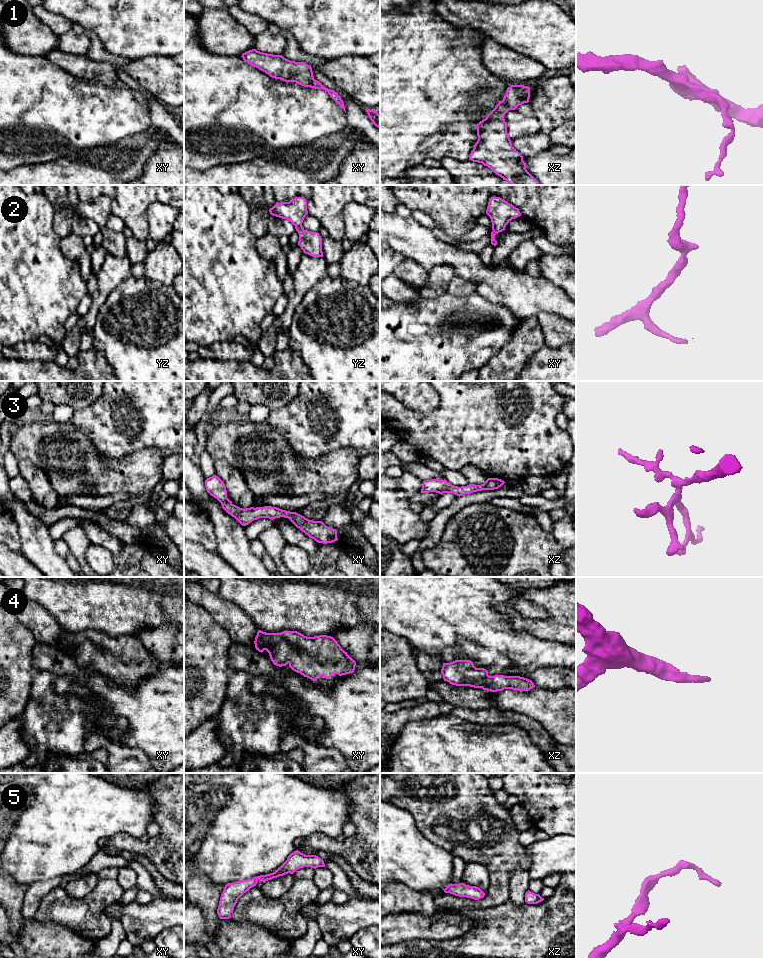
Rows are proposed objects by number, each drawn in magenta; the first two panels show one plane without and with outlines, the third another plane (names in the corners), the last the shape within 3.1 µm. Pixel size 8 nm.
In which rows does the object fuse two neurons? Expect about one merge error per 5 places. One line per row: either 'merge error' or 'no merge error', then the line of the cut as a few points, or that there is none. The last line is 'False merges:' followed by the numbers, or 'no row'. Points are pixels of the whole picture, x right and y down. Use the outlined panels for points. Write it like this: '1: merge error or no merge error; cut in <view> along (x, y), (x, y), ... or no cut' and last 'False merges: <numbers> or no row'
1: no merge error; no cut
2: no merge error; no cut
3: no merge error; no cut
4: no merge error; no cut
5: no merge error; no cut
False merges: no row

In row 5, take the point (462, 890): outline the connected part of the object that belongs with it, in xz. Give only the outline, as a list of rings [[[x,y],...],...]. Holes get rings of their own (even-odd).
[[[451,883],[444,889],[444,892],[459,897],[471,898],[474,900],[479,900],[485,896],[485,893],[479,887],[469,886],[464,883]]]

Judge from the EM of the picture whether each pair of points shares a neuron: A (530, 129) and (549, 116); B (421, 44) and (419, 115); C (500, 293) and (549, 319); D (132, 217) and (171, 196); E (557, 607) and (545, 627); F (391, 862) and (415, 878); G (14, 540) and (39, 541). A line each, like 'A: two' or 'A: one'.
A: two
B: one
C: two
D: one
E: one
F: one
G: two

